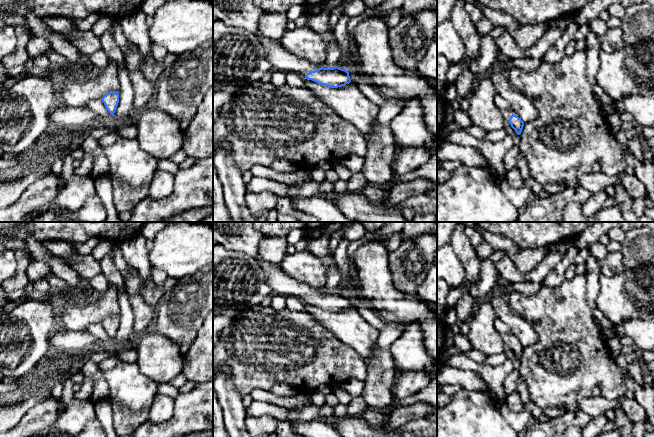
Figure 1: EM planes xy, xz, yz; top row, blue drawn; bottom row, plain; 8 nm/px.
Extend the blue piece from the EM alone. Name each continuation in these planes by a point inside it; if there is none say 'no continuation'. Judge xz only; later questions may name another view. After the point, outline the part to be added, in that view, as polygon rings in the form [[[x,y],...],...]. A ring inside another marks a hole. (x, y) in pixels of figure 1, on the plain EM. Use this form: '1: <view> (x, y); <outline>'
1: xz (240, 237); [[[213,222],[213,240],[227,251],[247,255],[257,260],[266,273],[267,283],[275,294],[305,300],[321,292],[288,276],[279,264],[263,260],[259,255],[259,246],[263,238],[261,233],[254,229],[253,222]]]

